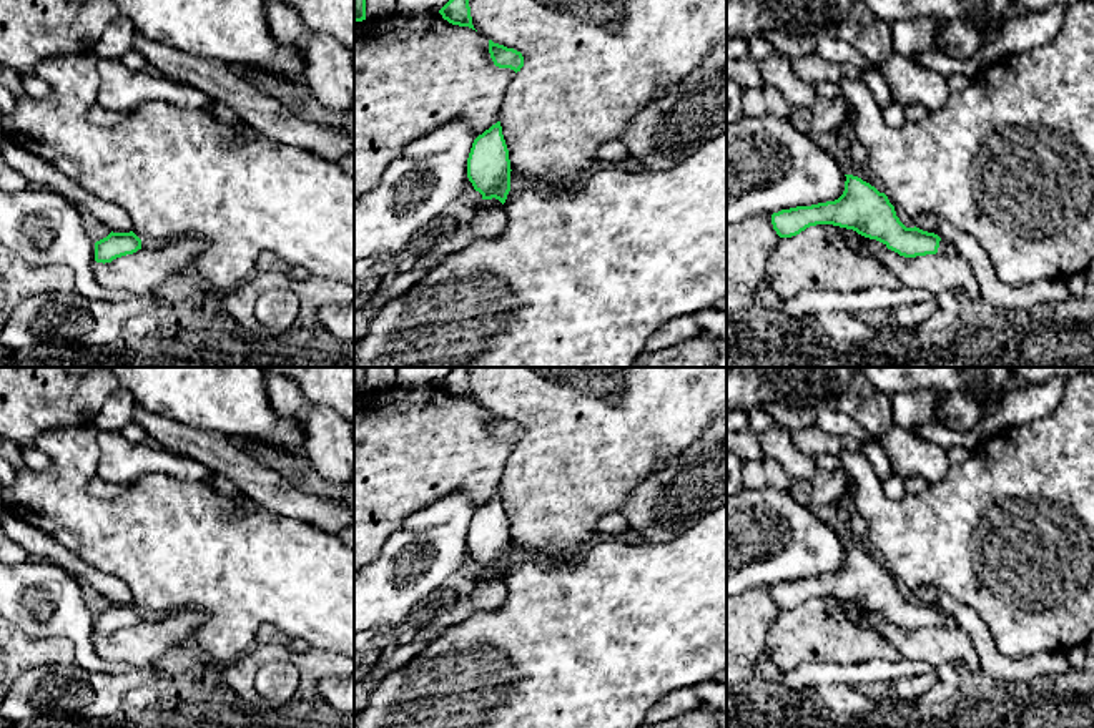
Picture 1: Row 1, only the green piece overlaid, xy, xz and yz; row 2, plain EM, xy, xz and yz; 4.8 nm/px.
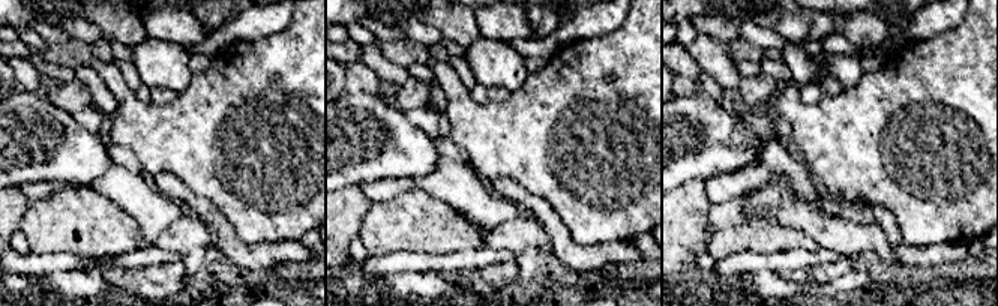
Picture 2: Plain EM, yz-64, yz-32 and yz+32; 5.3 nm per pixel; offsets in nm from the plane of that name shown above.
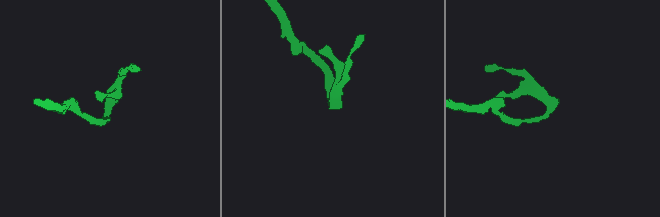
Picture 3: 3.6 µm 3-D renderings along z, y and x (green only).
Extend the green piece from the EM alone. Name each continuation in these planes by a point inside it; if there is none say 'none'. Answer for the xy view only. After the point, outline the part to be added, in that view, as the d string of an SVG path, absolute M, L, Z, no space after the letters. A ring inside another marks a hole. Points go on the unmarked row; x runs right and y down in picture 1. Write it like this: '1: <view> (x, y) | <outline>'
none

